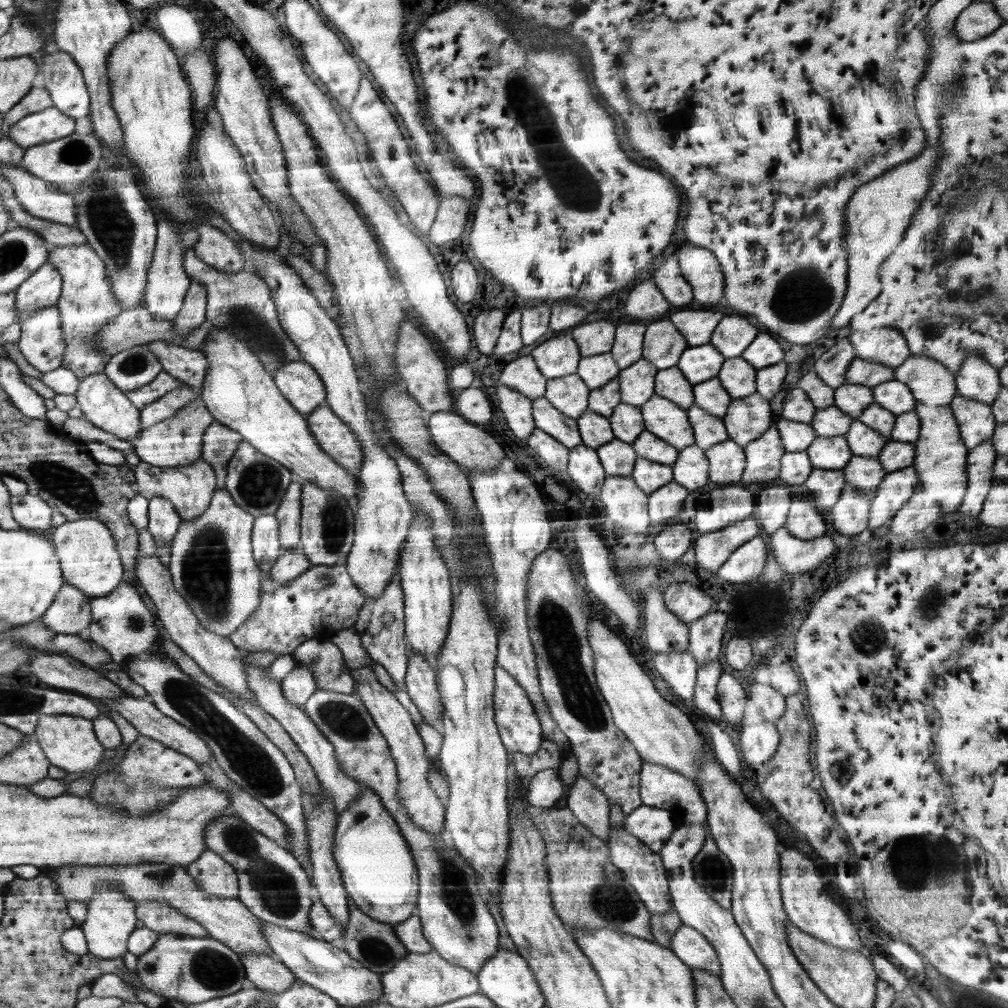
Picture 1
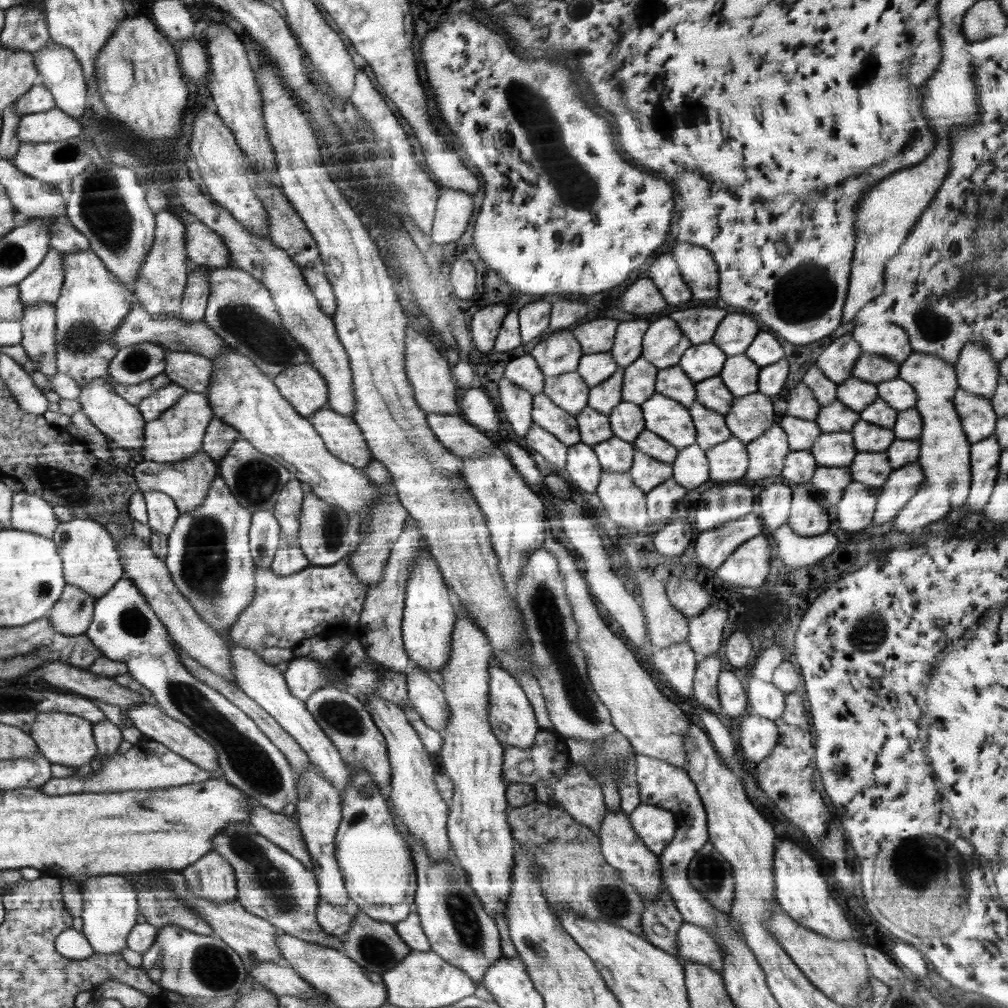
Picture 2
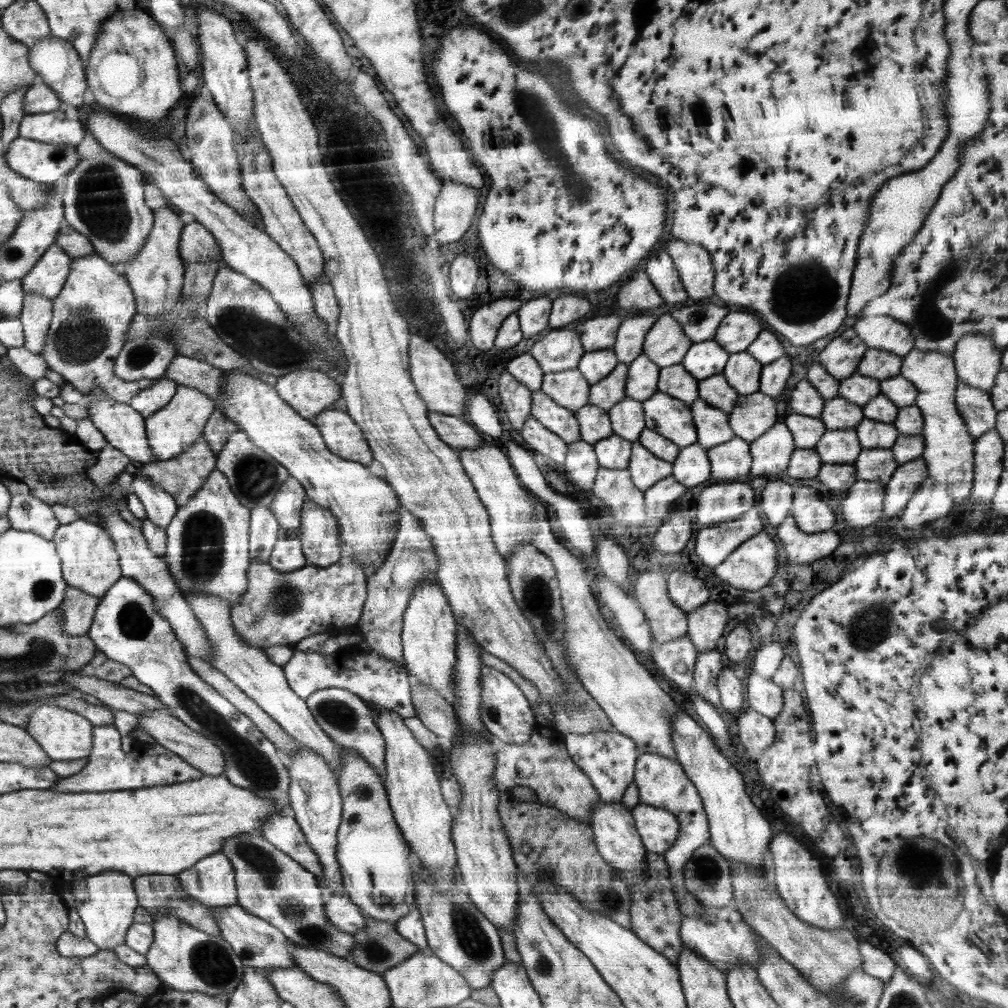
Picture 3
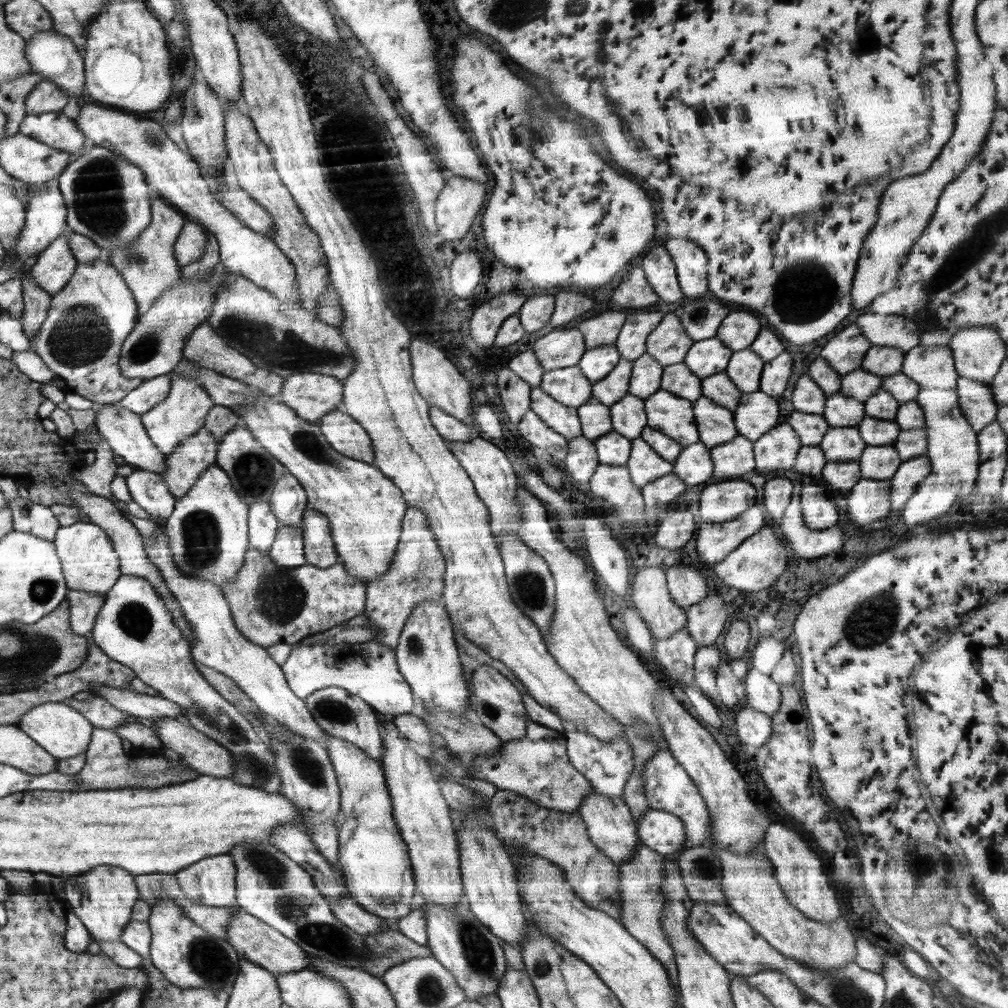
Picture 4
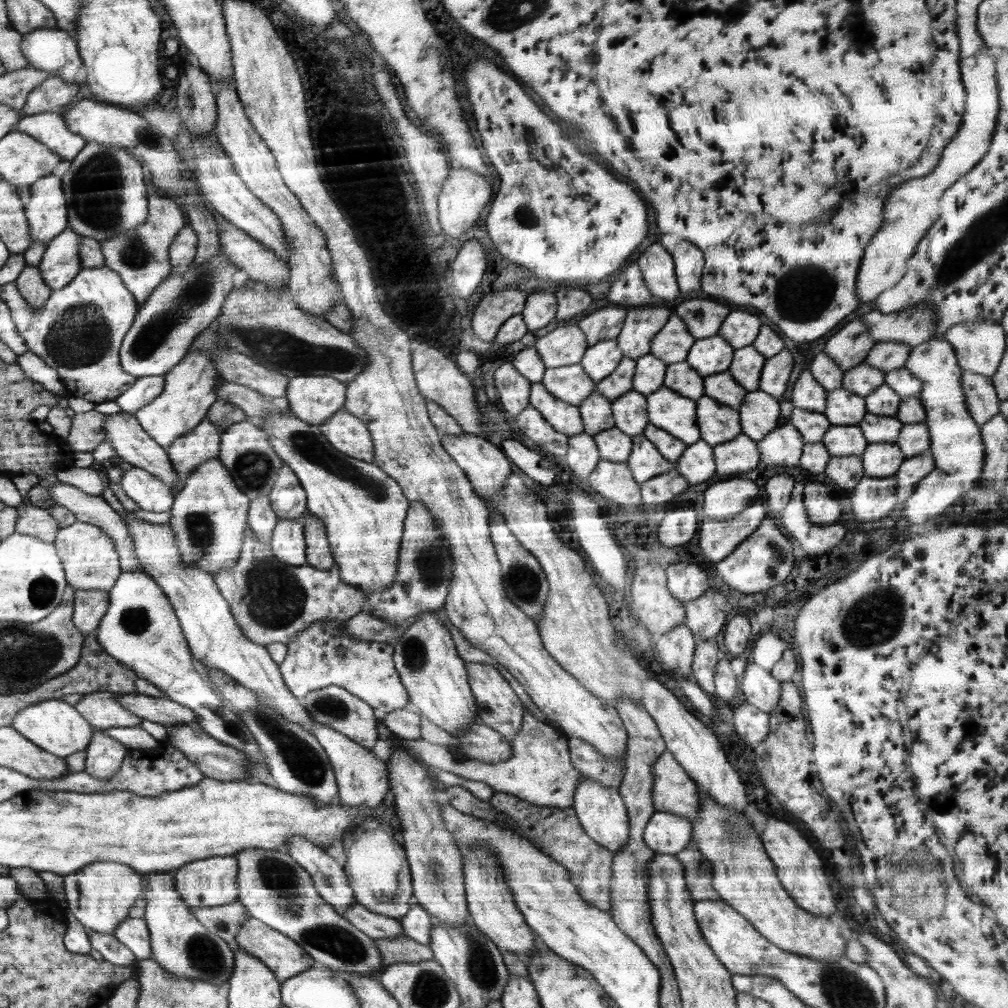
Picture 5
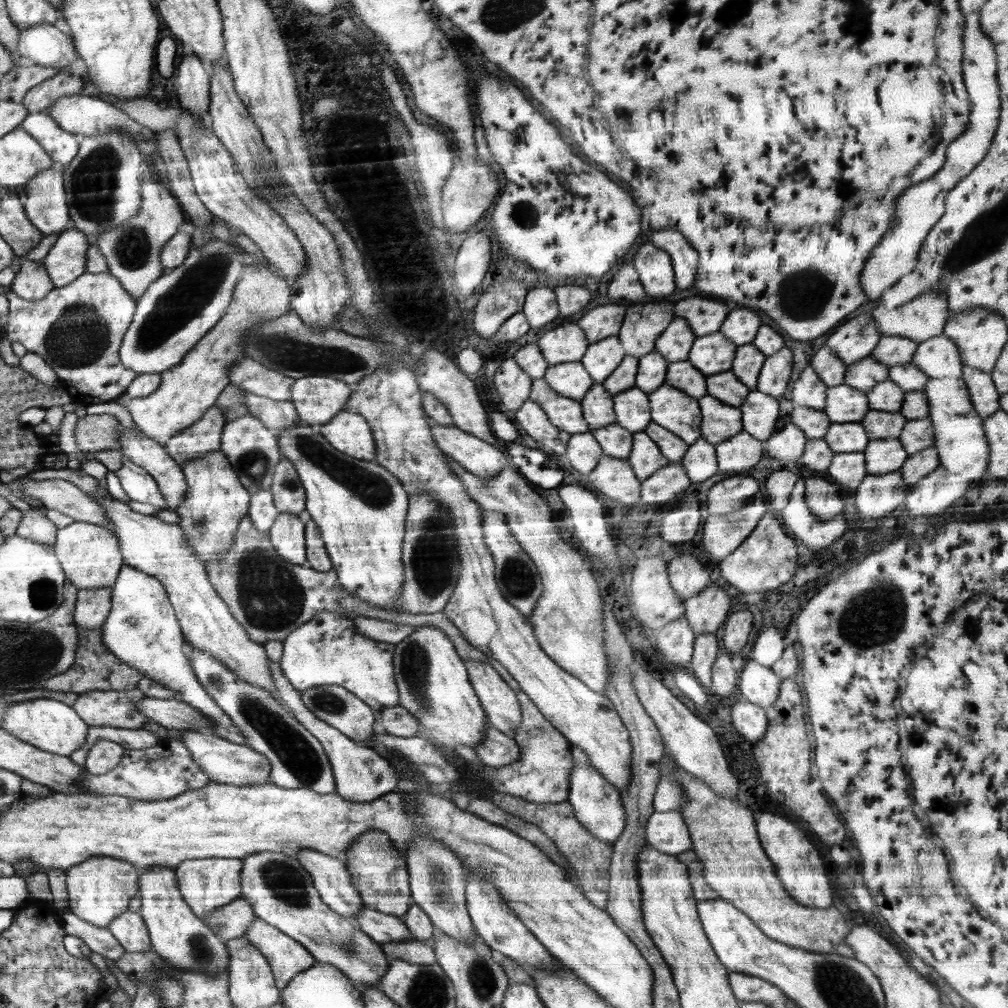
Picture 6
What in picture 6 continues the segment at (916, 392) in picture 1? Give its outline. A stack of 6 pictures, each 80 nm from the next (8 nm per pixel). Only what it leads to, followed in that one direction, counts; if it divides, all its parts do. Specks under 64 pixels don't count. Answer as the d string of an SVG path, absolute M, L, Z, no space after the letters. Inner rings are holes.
M939 334L938 336L919 342L911 362L930 379L948 377L962 378L964 364L960 356L958 345L944 334Z

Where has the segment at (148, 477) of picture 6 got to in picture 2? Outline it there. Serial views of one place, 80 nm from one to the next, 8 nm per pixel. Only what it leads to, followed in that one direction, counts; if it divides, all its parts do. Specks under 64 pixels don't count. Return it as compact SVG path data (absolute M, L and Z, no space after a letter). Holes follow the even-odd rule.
M147 490L141 493L147 508L148 526L152 532L161 532L168 536L180 516L174 499L159 490Z

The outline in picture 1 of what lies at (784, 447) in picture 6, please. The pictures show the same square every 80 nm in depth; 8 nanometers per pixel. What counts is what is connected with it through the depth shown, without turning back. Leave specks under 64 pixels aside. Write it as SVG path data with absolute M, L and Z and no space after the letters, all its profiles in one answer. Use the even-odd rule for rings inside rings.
M775 424L766 430L762 436L759 436L756 440L752 440L750 444L743 447L743 451L746 462L741 478L742 482L746 482L746 484L752 484L752 482L770 482L779 476L781 458L785 455L786 450Z

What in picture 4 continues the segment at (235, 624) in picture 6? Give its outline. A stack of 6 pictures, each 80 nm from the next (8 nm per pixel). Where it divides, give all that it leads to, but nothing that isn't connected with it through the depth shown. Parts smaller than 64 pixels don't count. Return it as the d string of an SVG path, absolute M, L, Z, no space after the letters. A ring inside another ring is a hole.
M164 530L156 533L155 537L144 537L143 540L144 551L148 552L148 560L163 575L168 590L183 610L187 625L191 626L193 643L190 645L194 662L209 666L231 678L248 695L248 698L258 705L261 712L273 716L288 730L324 745L326 731L315 721L304 699L291 689L282 667L271 657L268 649L248 640L240 632L235 625L230 603L223 591L208 579L191 577L178 570L172 551L168 548L169 540Z

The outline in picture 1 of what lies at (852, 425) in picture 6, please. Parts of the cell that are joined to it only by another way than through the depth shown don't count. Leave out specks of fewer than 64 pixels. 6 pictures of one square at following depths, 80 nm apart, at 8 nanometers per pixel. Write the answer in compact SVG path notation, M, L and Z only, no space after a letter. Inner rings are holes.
M845 435L816 437L806 452L814 469L843 469L852 455Z

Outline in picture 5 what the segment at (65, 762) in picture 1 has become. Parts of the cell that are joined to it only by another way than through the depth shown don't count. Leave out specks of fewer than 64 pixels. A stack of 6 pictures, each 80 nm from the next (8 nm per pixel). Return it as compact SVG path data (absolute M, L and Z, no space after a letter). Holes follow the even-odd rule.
M61 699L43 700L20 709L10 725L15 727L20 734L31 739L36 746L43 747L43 750L65 759L71 757L72 754L86 750L94 736L94 727L91 723L74 706L66 704L66 701Z

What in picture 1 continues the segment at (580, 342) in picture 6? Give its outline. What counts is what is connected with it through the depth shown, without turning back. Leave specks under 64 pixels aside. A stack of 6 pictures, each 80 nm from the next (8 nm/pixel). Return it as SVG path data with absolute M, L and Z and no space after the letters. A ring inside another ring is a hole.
M570 333L544 340L527 352L534 357L537 367L547 379L566 377L577 371L581 354Z

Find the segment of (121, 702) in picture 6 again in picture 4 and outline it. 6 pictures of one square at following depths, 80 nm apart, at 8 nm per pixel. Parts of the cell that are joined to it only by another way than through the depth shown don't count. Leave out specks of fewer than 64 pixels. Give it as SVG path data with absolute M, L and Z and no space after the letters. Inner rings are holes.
M92 693L91 699L82 701L78 701L73 697L64 701L68 701L71 707L74 707L80 714L85 715L98 728L115 729L129 716L128 713L118 710L98 694Z

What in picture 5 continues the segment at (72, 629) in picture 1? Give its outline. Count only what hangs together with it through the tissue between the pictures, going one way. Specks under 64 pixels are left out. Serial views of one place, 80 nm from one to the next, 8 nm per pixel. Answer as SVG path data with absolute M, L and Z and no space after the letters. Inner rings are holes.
M80 590L75 592L75 626L82 634L94 632L110 608L110 595L105 590Z

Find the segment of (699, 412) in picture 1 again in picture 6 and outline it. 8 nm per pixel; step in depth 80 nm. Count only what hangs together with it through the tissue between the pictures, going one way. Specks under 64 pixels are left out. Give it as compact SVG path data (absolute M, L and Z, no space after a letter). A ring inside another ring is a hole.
M704 395L699 398L701 414L701 437L713 445L743 431L742 412L714 398Z

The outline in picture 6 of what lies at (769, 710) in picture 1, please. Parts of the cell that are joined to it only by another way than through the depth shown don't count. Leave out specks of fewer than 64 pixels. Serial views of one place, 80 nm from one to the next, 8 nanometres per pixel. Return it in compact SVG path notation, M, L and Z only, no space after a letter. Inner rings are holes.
M749 658L739 673L737 688L746 700L768 708L779 695L781 678L771 669Z

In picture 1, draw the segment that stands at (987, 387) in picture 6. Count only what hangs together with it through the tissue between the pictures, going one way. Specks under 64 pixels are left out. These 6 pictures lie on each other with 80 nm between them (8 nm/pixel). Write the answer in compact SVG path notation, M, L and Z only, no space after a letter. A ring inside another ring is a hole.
M957 395L951 400L950 406L968 450L991 438L997 424L989 404Z

